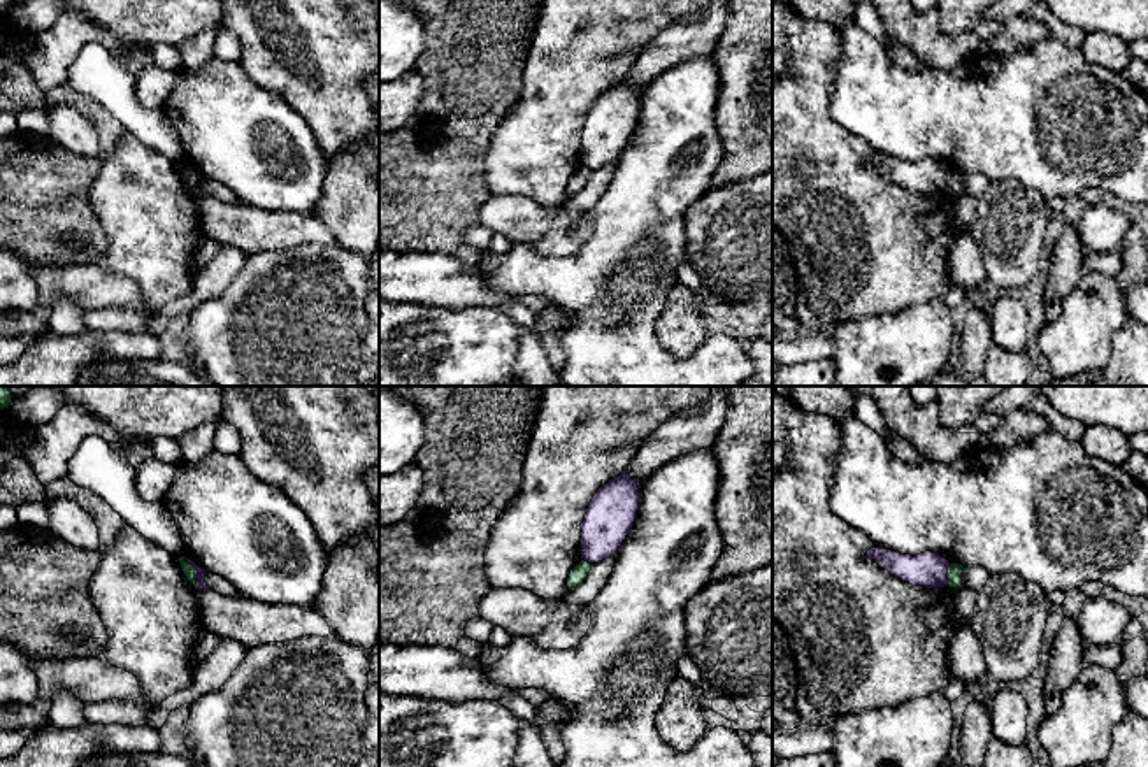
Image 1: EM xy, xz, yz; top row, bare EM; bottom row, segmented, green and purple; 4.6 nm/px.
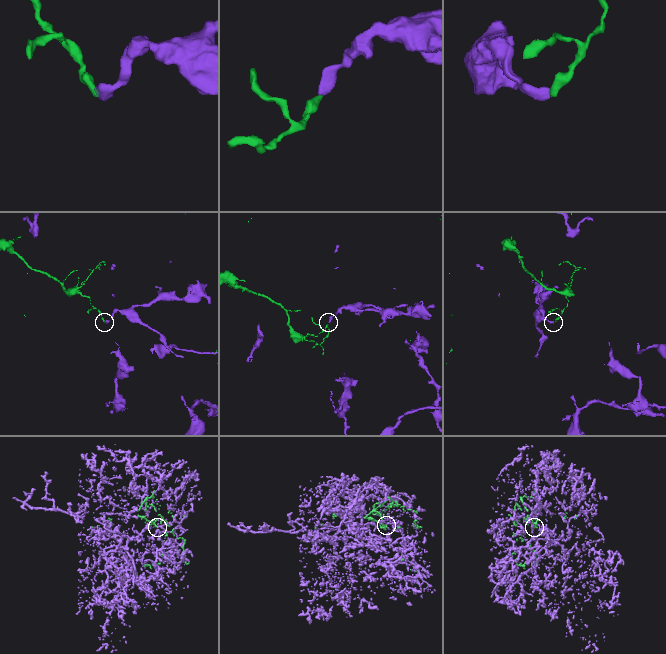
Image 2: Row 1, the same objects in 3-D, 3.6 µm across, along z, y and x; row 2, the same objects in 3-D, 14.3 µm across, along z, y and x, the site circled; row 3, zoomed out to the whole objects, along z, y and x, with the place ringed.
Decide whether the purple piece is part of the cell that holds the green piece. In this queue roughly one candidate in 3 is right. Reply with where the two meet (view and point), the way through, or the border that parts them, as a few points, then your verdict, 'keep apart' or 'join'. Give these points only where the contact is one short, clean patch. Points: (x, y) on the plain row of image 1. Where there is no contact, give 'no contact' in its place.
xy (193, 179) | along xy (185, 165), (193, 174), (195, 192) | keep apart

